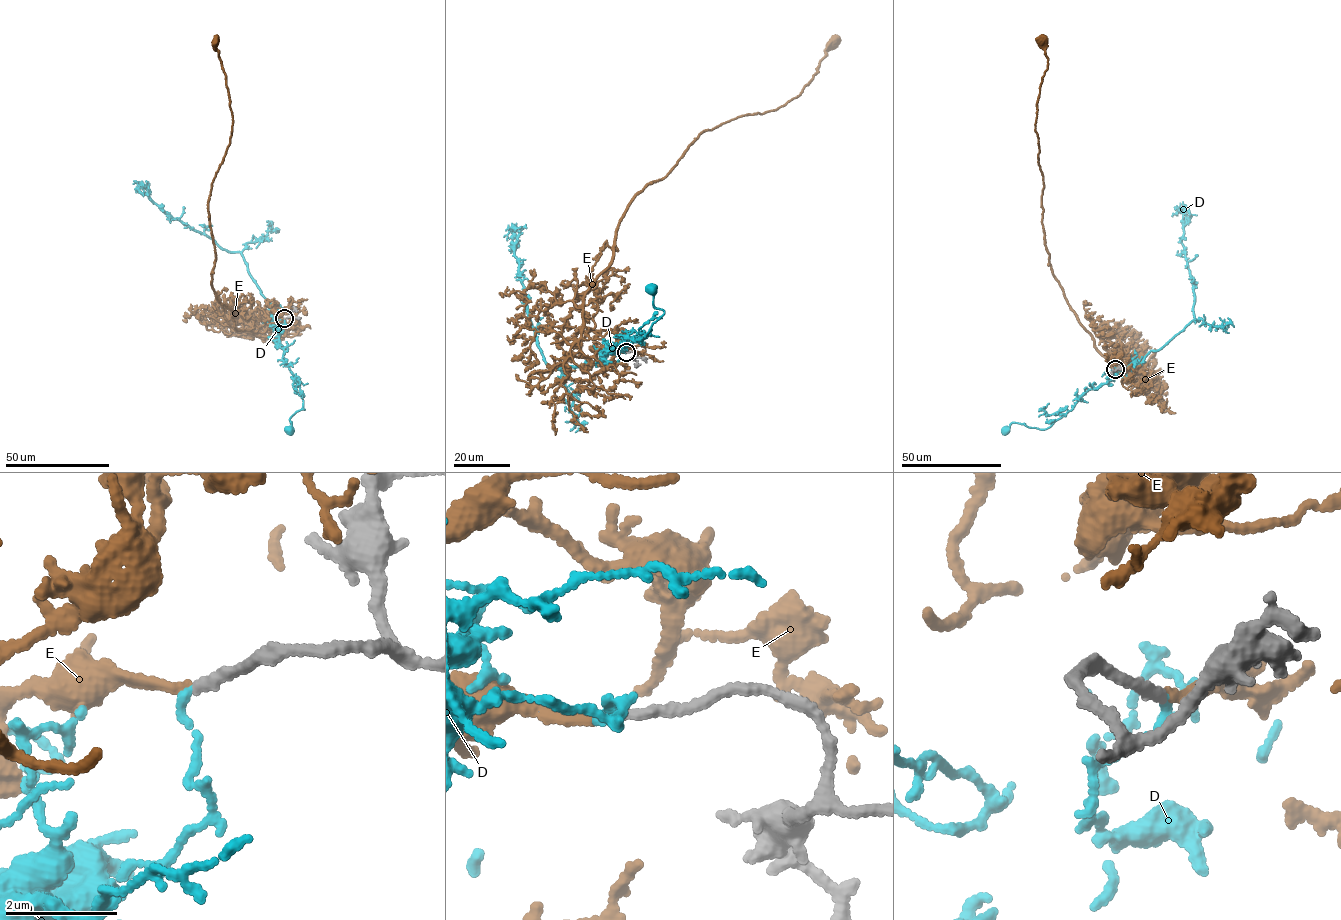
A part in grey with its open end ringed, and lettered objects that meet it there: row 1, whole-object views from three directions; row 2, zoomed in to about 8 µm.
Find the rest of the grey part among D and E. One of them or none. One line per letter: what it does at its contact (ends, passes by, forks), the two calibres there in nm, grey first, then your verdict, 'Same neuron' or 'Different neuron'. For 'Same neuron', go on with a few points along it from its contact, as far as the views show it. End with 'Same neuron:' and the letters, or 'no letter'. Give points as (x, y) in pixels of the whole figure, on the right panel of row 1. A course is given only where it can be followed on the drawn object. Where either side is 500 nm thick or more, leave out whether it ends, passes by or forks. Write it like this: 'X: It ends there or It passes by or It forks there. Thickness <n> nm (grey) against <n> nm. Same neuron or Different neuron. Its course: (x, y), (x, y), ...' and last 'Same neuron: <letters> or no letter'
D: It ends there. Thickness 180 nm (grey) against 130 nm. Different neuron
E: It ends there. Thickness 180 nm (grey) against 170 nm. Same neuron. Its course: (1115, 369), (1126, 378), (1100, 354), (1053, 277), (1045, 244), (1035, 124), (1047, 63), (1042, 40)
Same neuron: E

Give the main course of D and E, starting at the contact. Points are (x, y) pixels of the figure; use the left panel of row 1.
D: (284, 319), (285, 323), (276, 330), (284, 362), (298, 383), (304, 409), (289, 418), (289, 429)
E: (284, 319), (263, 332), (237, 331), (211, 284), (215, 253), (208, 201), (232, 124), (216, 41)

